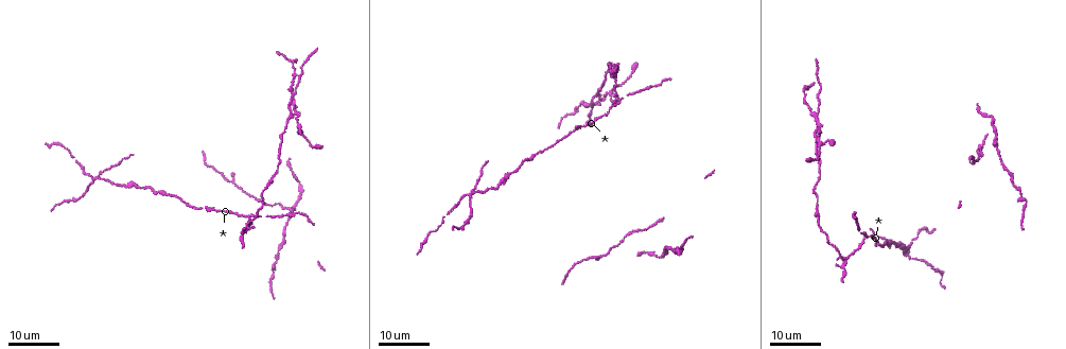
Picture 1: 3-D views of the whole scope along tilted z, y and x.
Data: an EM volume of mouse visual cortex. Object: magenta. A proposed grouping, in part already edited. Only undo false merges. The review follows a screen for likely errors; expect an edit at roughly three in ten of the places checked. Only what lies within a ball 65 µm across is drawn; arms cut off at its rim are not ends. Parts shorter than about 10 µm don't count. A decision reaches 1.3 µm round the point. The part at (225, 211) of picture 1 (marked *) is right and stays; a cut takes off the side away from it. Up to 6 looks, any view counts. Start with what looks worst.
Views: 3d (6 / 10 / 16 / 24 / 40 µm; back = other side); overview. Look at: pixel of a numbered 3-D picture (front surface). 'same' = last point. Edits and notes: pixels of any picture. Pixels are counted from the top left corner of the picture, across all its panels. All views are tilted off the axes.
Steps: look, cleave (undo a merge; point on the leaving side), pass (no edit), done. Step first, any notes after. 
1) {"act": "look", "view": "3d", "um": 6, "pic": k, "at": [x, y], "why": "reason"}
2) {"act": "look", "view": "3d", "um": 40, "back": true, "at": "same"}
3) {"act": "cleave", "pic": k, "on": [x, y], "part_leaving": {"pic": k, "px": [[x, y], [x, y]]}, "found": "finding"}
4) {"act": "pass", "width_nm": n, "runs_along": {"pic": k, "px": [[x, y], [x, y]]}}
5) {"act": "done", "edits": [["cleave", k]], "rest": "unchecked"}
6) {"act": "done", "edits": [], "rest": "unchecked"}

{"act": "look", "view": "3d", "um": 24, "pic": 1, "at": [249, 217], "why": "two arms in line, one across"}

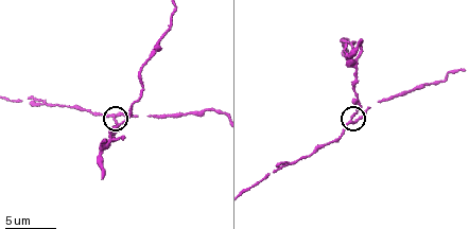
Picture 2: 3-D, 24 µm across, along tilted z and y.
{"act": "look", "view": "3d", "um": 10, "pic": 2, "at": [350, 123], "why": "closer look"}

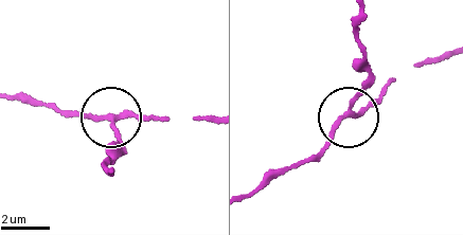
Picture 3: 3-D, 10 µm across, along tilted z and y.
{"act": "cleave", "pic": 3, "on": [124, 144], "width_nm": 180, "part_leaving": {"pic": 3, "px": [[111, 118], [121, 150], [110, 167]]}, "found": "two neurons meet here"}

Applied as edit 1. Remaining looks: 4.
{"act": "look", "view": "overview", "why": "see it whole again"}

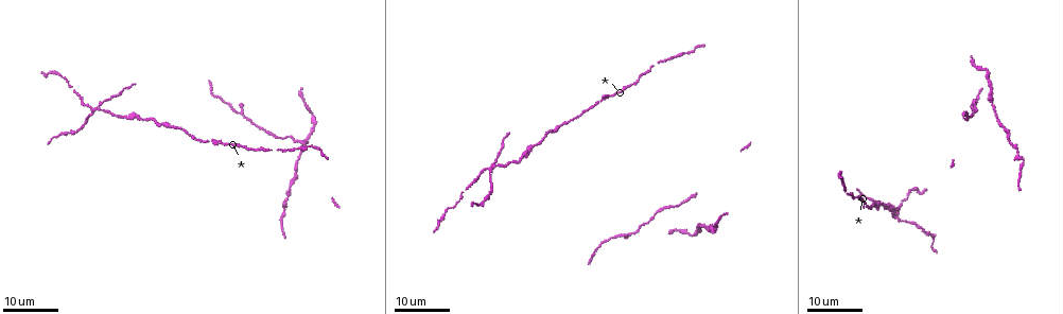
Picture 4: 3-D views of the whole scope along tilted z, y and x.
{"act": "look", "view": "3d", "um": 24, "pic": 4, "at": [897, 216]}

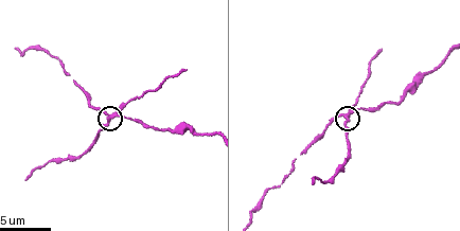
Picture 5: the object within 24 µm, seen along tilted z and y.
{"act": "look", "view": "3d", "um": 6, "pic": 5, "at": [346, 118], "why": "zoom in"}

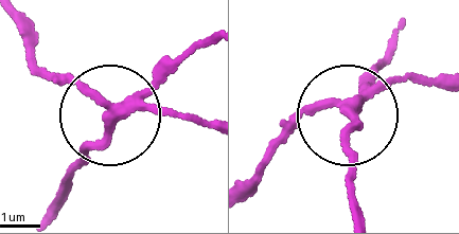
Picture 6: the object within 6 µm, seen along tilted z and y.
{"act": "cleave", "pic": 6, "on": [159, 64], "width_nm": 230, "part_leaving": {"pic": 6, "px": [[122, 111], [56, 195]]}, "found": "two neurons meet here"}

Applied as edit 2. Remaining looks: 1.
{"act": "look", "view": "3d", "um": 6, "pic": 5, "at": [404, 95], "why": "thick turns thin"}

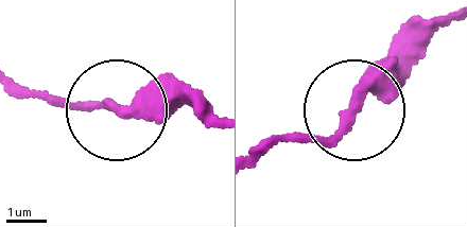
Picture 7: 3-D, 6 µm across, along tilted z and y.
{"act": "pass", "runs_along": {"pic": 7, "px": [[446, 22], [341, 127], [291, 133], [257, 159]]}, "found": "one neuron here"}

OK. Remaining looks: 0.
{"act": "done", "edits": [["cleave", 3], ["cleave", 6]], "rest": "unchecked"}

